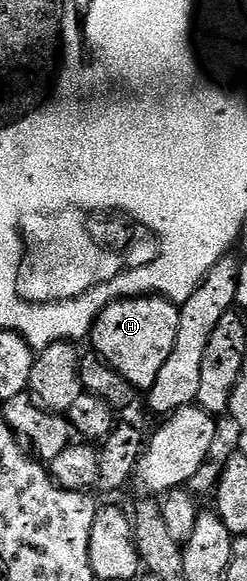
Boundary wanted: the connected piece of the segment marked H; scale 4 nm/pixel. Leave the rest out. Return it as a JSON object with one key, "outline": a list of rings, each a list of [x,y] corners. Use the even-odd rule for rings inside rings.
{"outline":[[[136,296],[114,300],[99,312],[89,333],[94,355],[99,356],[136,390],[146,390],[157,382],[157,374],[177,342],[180,305],[164,296]]]}

